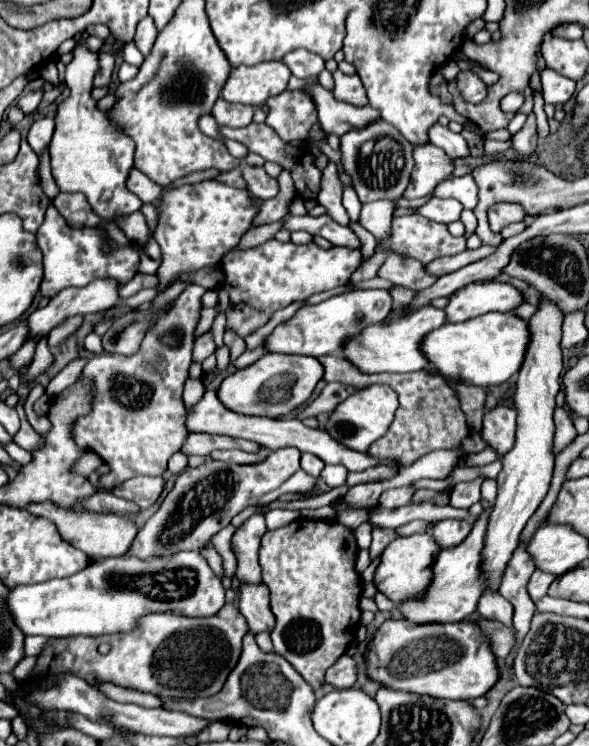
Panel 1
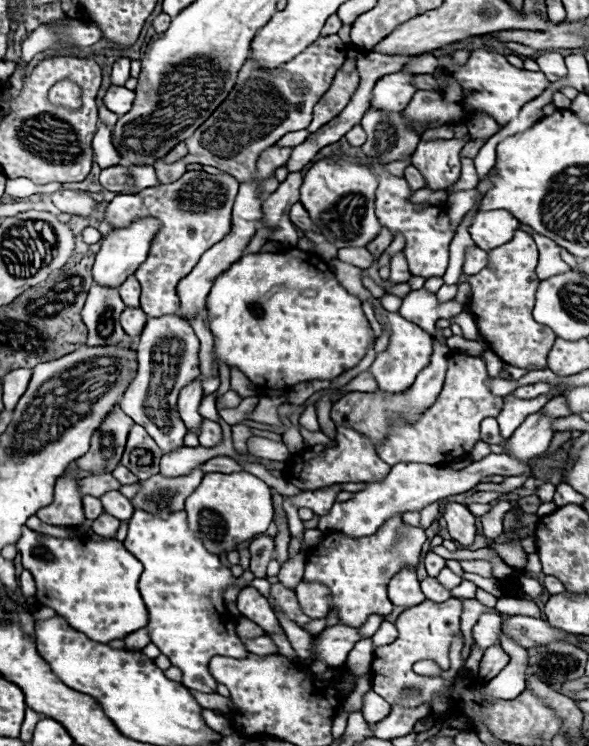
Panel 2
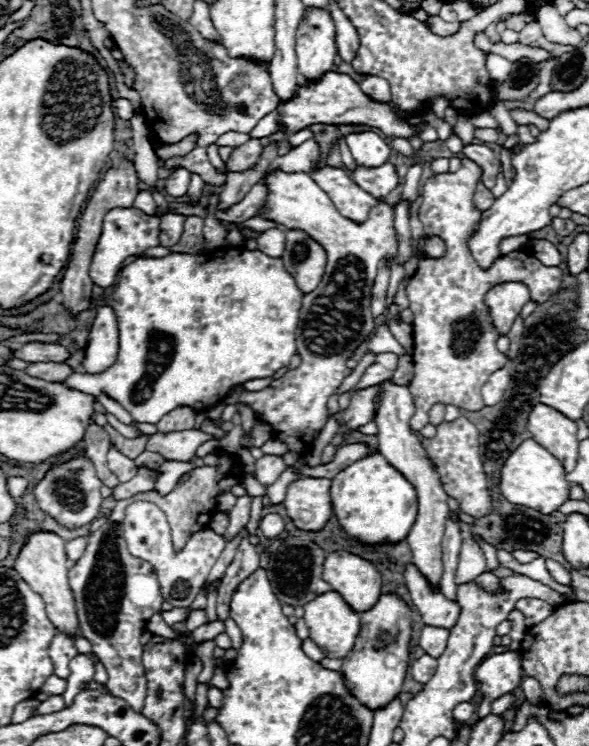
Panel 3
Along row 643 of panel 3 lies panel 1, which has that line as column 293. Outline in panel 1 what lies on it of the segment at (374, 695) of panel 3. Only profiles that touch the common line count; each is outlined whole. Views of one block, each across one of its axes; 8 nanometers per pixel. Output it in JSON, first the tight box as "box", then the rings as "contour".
{"box":[216,354,324,418],"contour":[[[264,354],[254,364],[226,376],[216,394],[218,394],[218,400],[236,414],[282,418],[310,398],[314,386],[322,378],[322,372],[324,372],[322,364],[316,358]]]}

